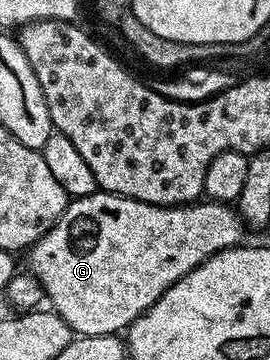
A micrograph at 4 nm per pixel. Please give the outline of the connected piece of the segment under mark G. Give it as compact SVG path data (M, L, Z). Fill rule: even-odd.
M101 189L67 202L64 213L29 248L28 271L39 279L49 306L75 336L118 335L125 332L176 281L199 267L208 257L243 242L242 216L233 206L213 201L161 207L144 201L113 195Z

